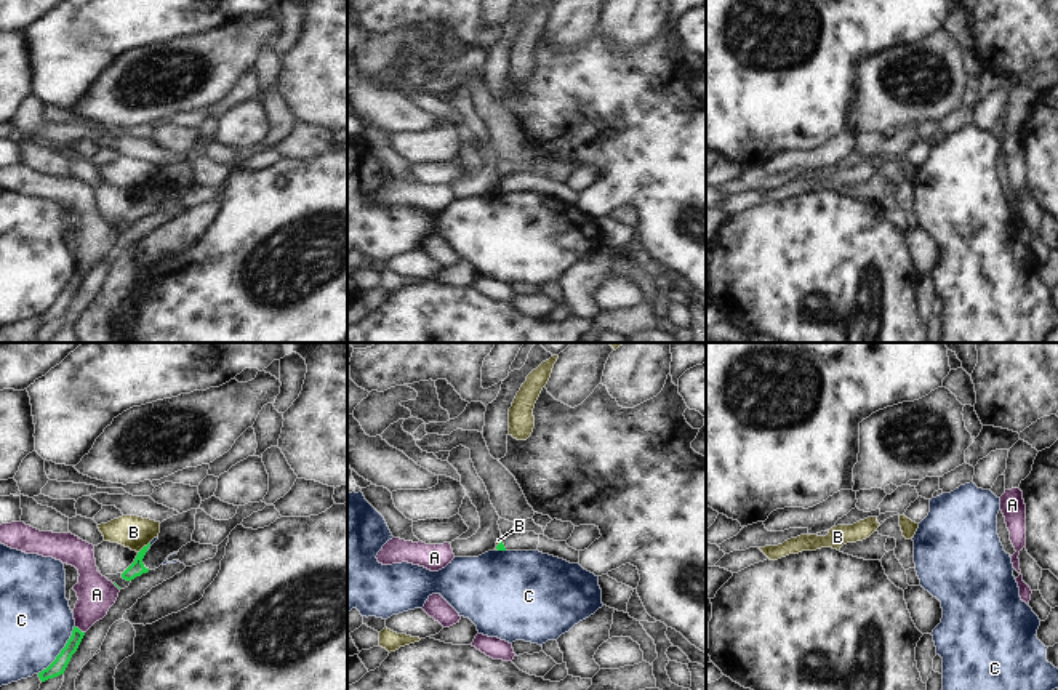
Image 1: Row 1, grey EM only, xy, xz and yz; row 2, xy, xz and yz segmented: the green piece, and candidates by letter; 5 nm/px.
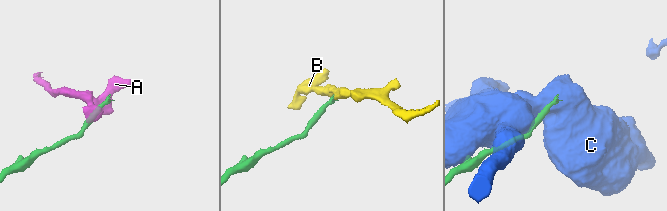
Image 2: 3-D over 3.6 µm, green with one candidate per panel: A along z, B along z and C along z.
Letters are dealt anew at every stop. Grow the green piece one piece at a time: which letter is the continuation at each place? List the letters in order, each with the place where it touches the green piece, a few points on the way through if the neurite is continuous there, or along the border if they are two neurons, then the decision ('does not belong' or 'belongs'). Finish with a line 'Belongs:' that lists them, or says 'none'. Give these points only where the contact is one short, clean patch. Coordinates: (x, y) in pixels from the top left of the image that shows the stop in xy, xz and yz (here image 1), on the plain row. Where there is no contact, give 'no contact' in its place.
A: xy (77, 269) | along xy (74, 268), (84, 274) | does not belong
B: xy (143, 189) | along xy (149, 183), (138, 194) | does not belong
C: xy (61, 292) | does not belong
Belongs: none

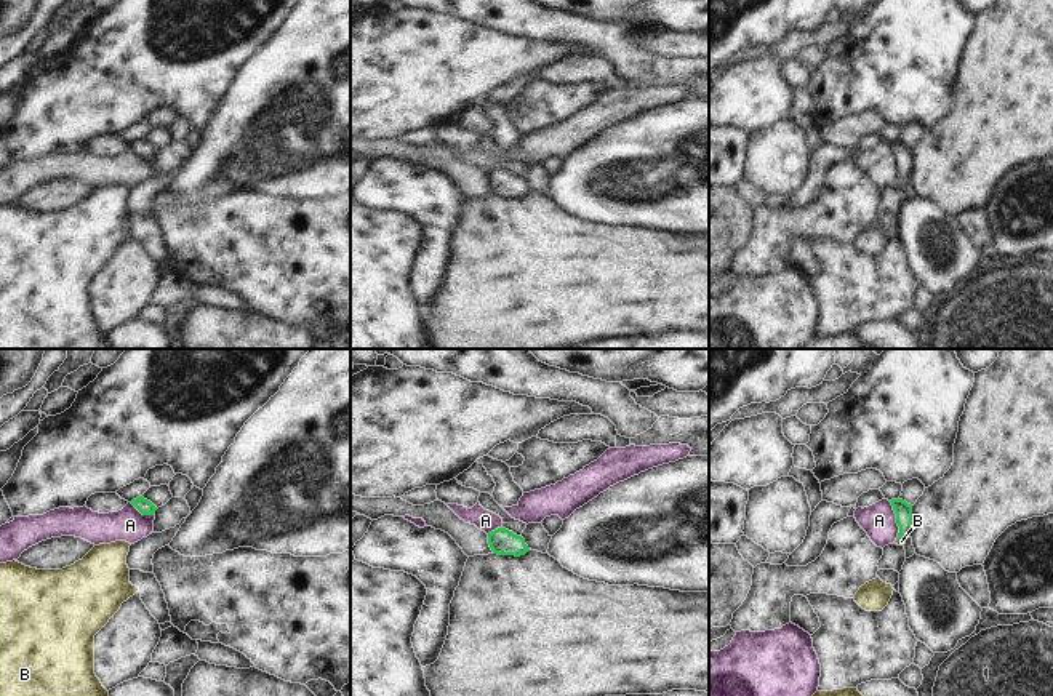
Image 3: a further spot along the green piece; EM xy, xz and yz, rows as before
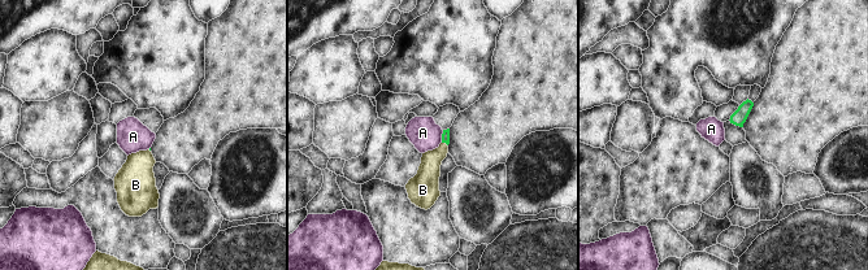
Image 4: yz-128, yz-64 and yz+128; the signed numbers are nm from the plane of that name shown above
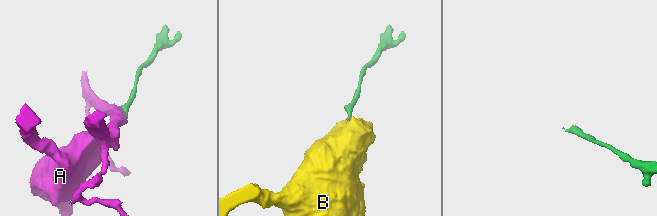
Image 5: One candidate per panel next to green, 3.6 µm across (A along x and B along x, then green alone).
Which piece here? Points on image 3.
A: yz (896, 162) | along yz (888, 143), (898, 168), (896, 180) | does not belong
B: yz (900, 178) | across yz (903, 152), (900, 178), (901, 183) | belongs
Belongs: B

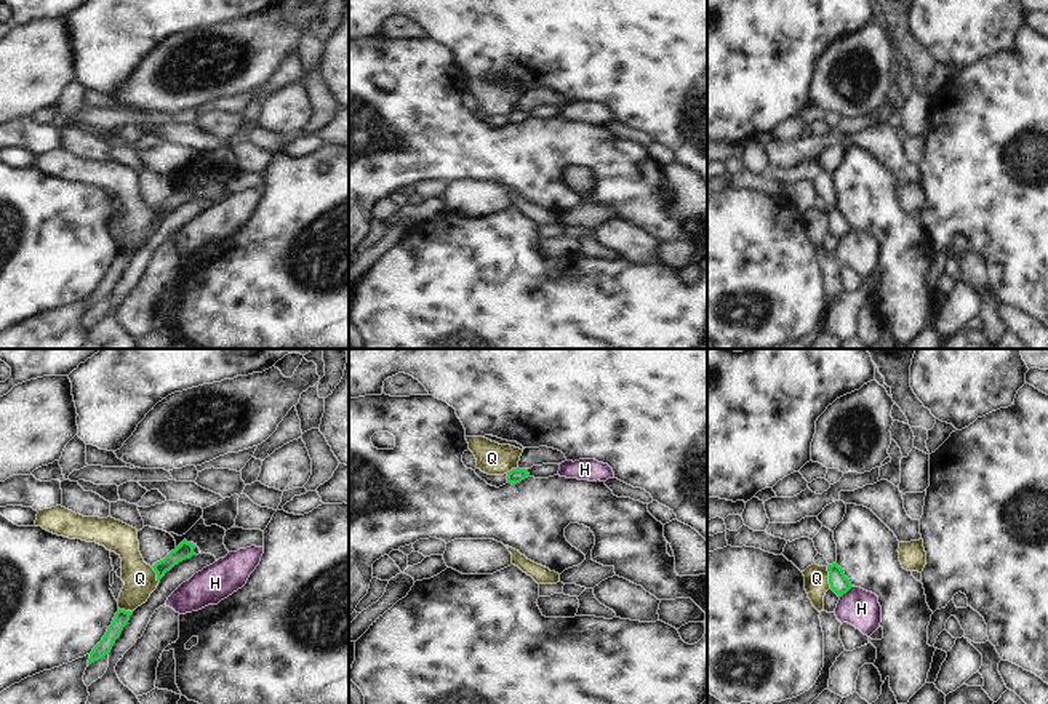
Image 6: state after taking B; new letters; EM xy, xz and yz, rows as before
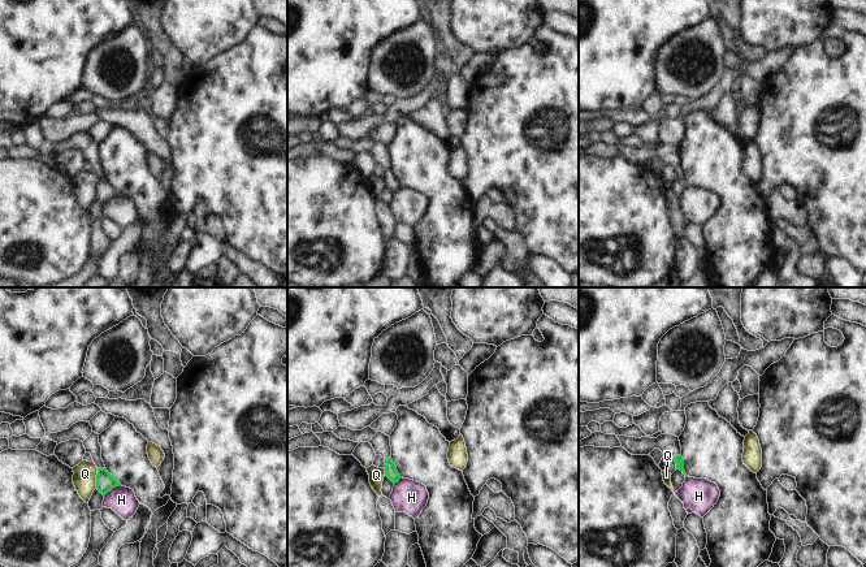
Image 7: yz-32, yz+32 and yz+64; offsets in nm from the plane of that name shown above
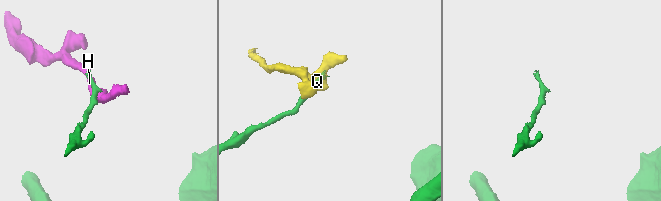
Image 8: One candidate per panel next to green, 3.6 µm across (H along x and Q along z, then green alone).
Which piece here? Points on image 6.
H: yz (847, 232) | does not belong
Q: yz (829, 220) | along yz (826, 208), (831, 229) | does not belong
Belongs: none

